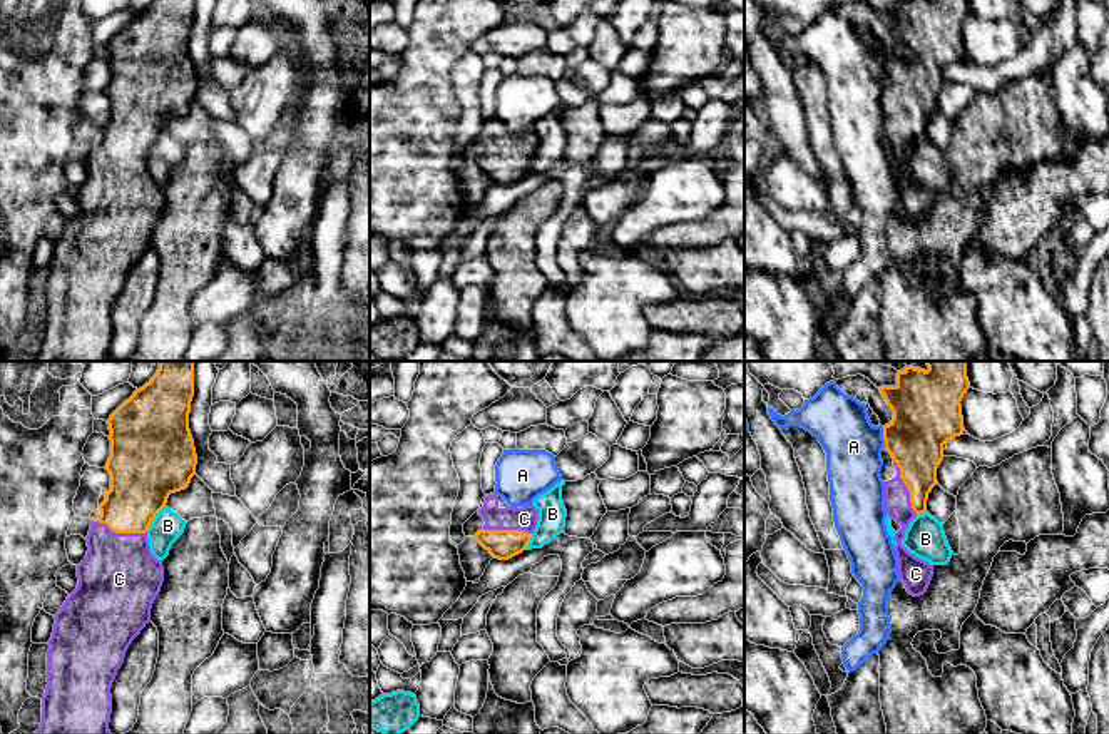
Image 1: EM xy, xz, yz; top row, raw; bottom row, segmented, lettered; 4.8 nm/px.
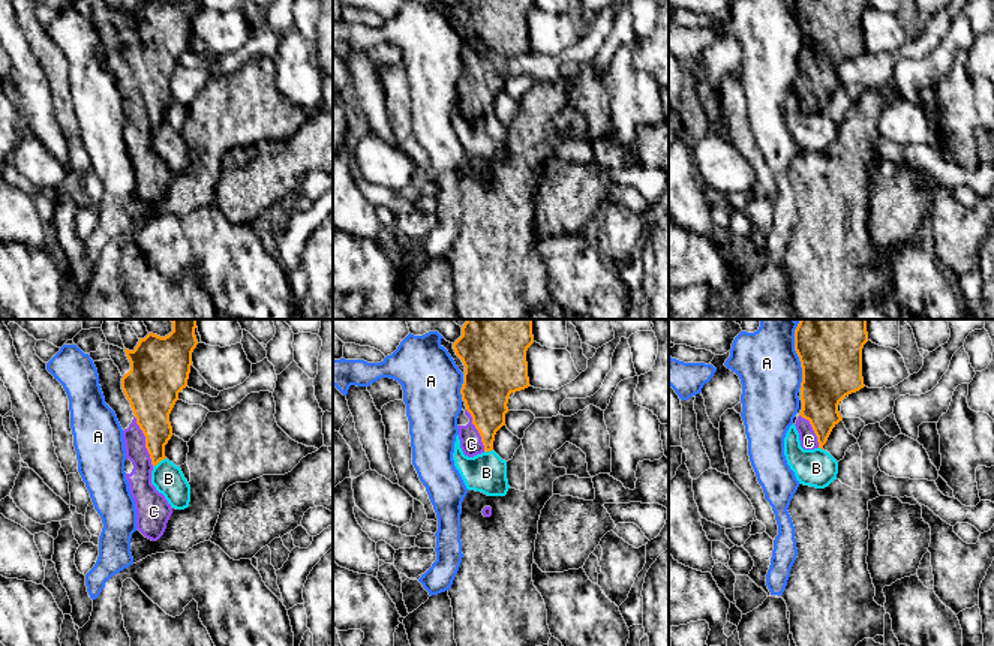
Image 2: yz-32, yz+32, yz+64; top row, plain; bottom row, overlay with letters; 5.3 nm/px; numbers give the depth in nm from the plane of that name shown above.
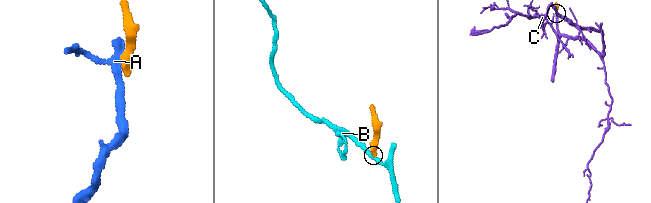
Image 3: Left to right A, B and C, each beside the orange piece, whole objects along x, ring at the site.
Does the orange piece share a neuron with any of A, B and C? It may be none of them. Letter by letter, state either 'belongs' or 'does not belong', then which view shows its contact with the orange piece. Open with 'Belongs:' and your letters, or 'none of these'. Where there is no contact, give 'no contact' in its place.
Belongs: C
A: does not belong | yz
B: does not belong | xy
C: belongs | xy

